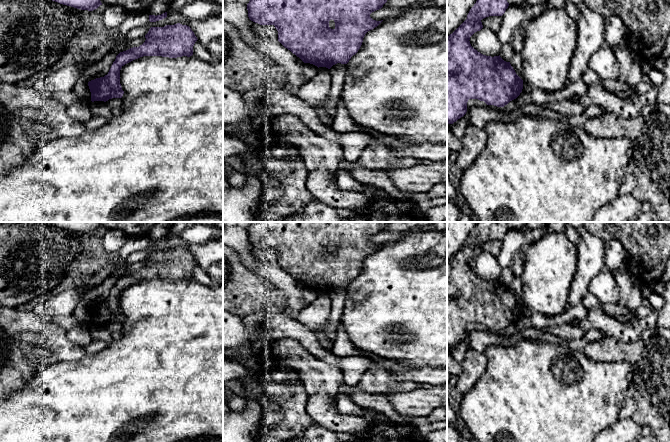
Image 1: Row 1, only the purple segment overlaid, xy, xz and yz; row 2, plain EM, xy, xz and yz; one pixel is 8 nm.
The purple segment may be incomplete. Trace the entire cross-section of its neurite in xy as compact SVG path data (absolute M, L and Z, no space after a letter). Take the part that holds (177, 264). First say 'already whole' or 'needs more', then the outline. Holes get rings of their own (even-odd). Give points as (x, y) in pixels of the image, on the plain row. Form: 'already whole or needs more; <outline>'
already whole; M180 247L151 251L145 262L139 271L120 276L107 299L88 306L92 326L122 322L124 315L120 308L120 294L125 288L143 280L190 281L198 264L189 250Z

